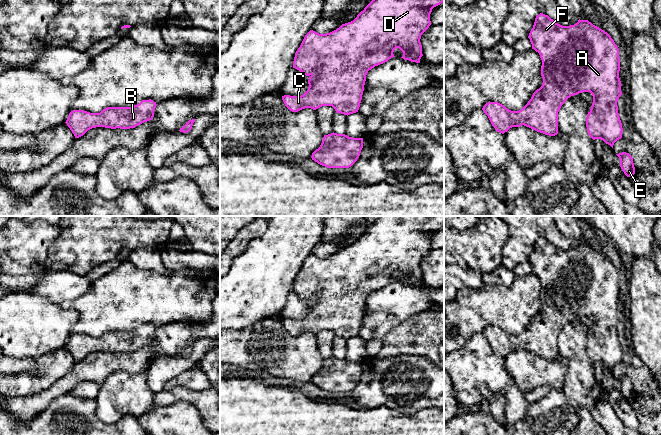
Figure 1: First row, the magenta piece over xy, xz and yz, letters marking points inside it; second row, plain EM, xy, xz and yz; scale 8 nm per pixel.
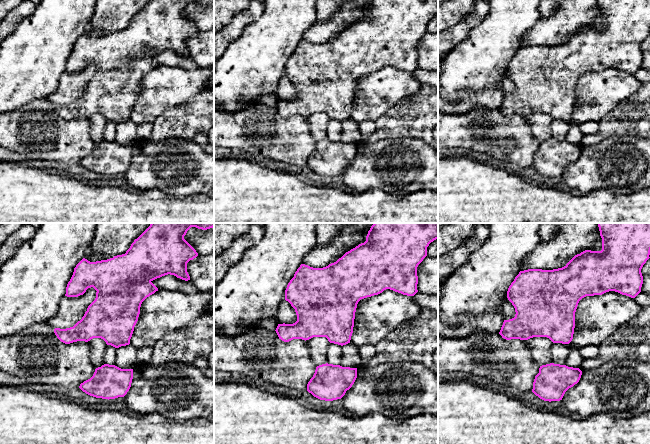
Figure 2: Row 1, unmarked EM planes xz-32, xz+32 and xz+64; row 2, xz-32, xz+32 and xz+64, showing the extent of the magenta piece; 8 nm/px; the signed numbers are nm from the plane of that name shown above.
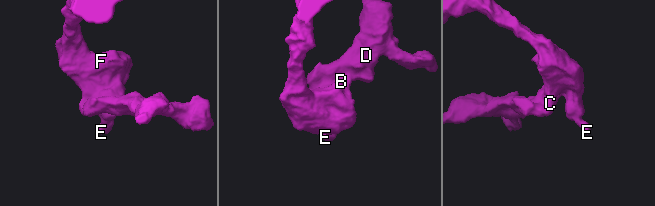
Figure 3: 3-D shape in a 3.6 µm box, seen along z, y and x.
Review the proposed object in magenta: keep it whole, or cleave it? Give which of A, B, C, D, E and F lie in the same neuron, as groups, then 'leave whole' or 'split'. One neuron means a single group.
groups A B C D E F; leave whole

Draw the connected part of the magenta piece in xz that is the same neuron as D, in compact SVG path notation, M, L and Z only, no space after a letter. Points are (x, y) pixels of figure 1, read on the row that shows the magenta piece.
M372 0L353 21L342 24L330 33L319 34L310 30L296 51L293 61L293 68L309 77L309 87L301 96L282 96L285 106L292 112L305 108L316 110L322 106L332 106L336 113L347 116L358 112L368 71L395 57L393 52L396 48L403 52L401 58L404 60L420 63L423 56L421 35L431 25L432 9L443 2L444 0Z

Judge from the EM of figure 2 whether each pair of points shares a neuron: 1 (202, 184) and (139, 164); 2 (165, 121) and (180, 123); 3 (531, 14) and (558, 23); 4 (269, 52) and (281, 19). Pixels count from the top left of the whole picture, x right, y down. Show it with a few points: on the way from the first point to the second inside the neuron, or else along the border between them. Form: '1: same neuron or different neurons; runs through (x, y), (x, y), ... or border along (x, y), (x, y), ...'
1: same neuron; runs through (186, 171), (177, 166), (155, 165)
2: same neuron; runs through (169, 123), (176, 123)
3: different neurons; border along (540, 16), (523, 34)
4: same neuron; runs through (269, 44), (269, 41), (280, 27)

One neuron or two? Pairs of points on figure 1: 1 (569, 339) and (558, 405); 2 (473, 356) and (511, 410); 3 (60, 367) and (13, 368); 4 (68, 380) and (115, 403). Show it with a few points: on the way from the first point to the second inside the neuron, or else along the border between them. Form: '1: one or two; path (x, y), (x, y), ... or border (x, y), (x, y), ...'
1: two; border (561, 390), (565, 396)
2: one; path (486, 369), (511, 394), (511, 397)
3: two; border (37, 358), (36, 364), (29, 371), (10, 374)
4: two; border (116, 371), (112, 372), (99, 387)

